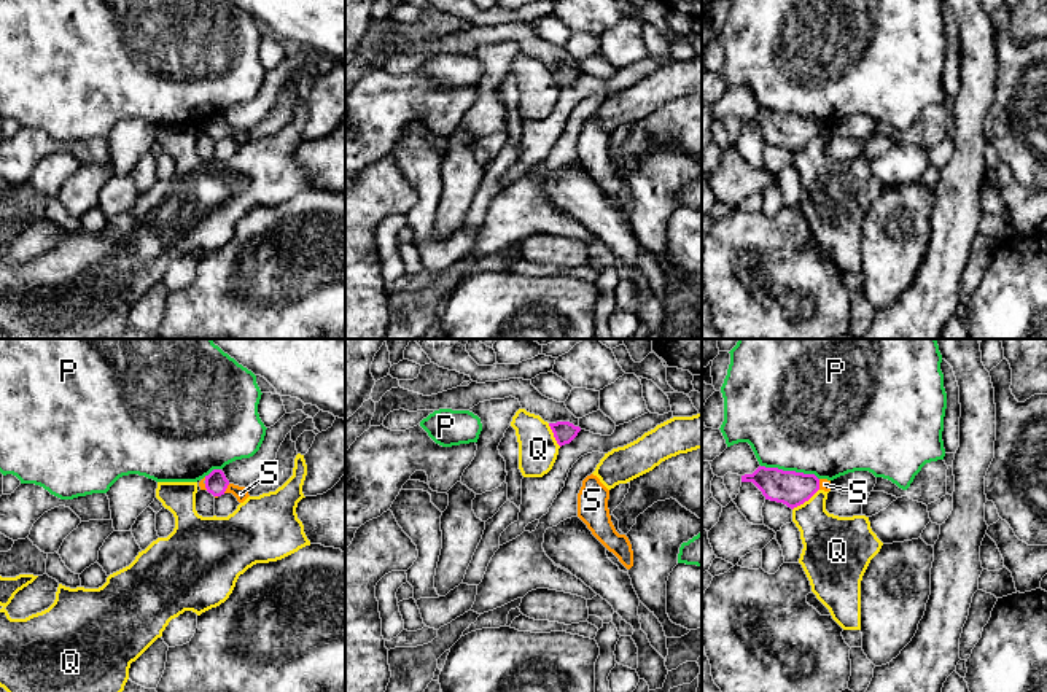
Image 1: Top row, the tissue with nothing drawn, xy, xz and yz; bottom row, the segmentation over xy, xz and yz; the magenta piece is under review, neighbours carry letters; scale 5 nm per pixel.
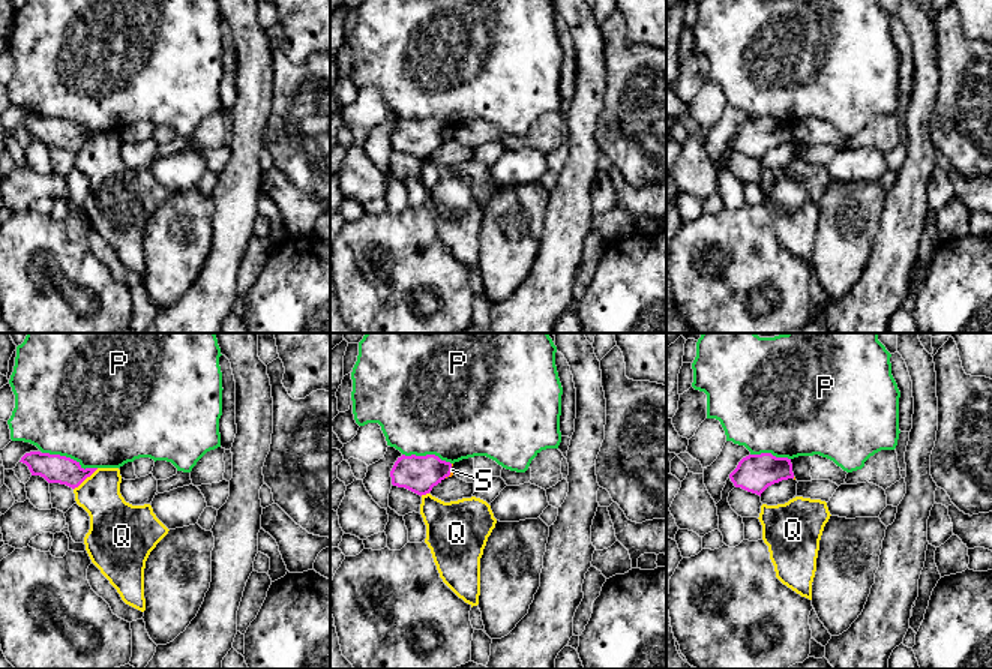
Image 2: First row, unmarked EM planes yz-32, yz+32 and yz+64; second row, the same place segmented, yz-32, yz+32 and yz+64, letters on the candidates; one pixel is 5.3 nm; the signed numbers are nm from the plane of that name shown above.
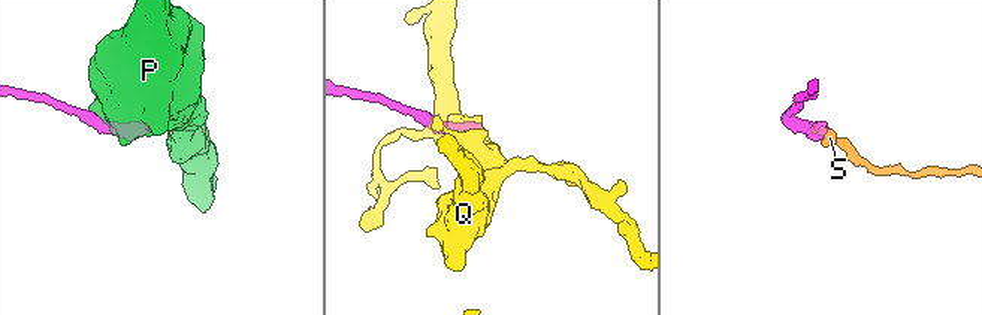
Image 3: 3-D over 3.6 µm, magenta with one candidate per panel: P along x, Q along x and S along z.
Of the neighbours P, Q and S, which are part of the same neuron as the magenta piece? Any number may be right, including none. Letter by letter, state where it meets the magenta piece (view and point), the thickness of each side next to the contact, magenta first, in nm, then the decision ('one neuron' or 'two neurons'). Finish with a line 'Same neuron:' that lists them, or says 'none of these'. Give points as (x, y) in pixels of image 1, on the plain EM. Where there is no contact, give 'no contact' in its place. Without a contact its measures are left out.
P: contact yz (790, 115); calibres 180 and 500 nm; two neurons
Q: contact yz (805, 143); calibres 180 and 280 nm; two neurons
S: contact xy (226, 131); calibres 110 and 70 nm; one neuron
Same neuron: S

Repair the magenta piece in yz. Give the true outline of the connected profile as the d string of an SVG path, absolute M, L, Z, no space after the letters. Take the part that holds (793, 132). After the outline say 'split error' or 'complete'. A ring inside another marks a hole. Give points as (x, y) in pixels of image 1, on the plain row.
M765 110L741 119L741 126L753 126L765 143L783 146L791 153L808 145L818 134L831 134L831 124L818 122L815 118Z; split error

